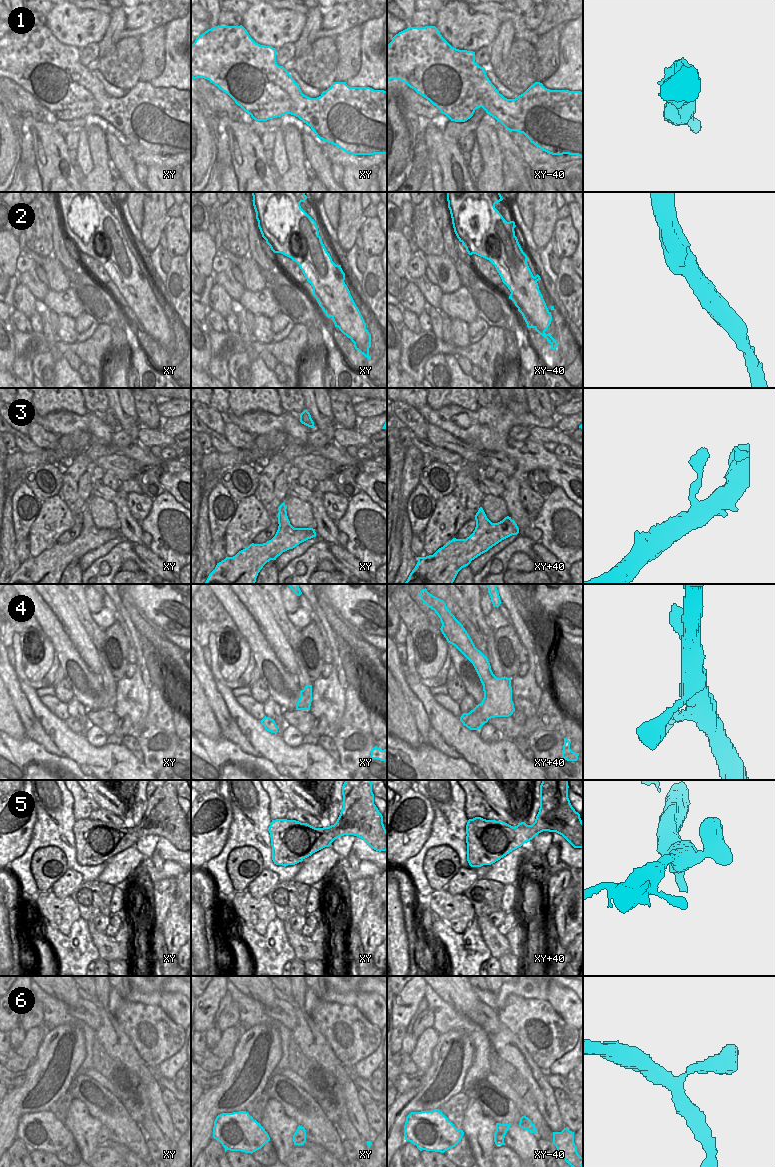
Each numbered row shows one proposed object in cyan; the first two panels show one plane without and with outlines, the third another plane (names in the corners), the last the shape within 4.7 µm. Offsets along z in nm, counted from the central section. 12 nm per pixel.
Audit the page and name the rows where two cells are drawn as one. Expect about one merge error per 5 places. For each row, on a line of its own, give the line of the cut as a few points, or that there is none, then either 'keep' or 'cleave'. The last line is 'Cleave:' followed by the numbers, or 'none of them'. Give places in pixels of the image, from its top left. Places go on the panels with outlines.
1: no cut; keep
2: no cut; keep
3: no cut; keep
4: no cut; keep
5: no cut; keep
6: no cut; keep
Cleave: none of them

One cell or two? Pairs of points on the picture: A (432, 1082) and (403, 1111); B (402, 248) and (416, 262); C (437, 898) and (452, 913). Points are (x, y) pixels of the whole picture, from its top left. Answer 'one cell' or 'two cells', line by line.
A: one cell
B: two cells
C: one cell

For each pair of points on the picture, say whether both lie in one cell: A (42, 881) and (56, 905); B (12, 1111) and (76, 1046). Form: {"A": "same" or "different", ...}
{"A": "different", "B": "same"}

